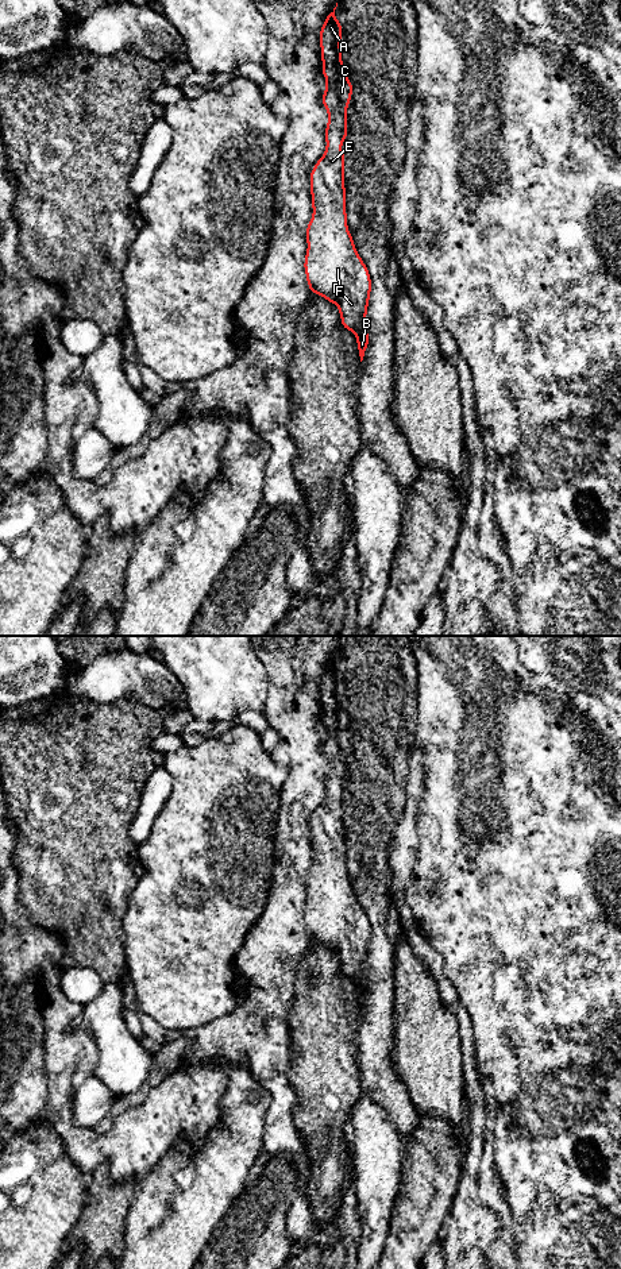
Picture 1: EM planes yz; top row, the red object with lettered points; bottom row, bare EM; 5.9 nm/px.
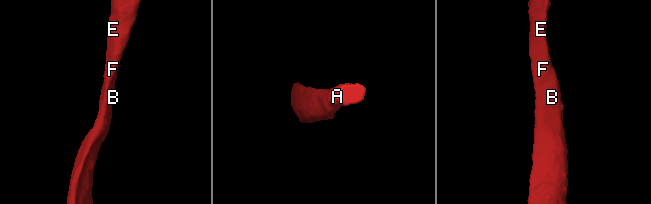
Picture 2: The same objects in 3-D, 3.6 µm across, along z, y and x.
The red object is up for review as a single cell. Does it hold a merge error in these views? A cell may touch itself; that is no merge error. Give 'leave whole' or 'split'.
leave whole

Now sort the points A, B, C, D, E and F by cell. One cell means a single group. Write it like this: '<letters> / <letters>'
A B C D E F

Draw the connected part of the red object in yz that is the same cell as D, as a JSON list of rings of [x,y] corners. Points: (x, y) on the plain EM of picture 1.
[[[335,657],[325,664],[320,678],[321,721],[327,728],[321,745],[328,760],[327,795],[310,819],[313,864],[305,879],[308,898],[304,917],[310,941],[338,953],[342,975],[356,984],[362,1010],[369,994],[364,968],[371,926],[347,875],[342,790],[347,787],[352,730],[347,728],[347,717],[342,711],[342,671],[336,668]]]

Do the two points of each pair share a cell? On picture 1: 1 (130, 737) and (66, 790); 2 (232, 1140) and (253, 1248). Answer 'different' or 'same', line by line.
1: same
2: different

